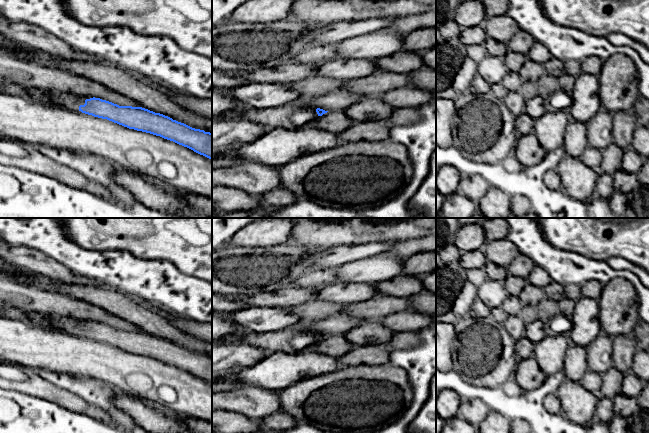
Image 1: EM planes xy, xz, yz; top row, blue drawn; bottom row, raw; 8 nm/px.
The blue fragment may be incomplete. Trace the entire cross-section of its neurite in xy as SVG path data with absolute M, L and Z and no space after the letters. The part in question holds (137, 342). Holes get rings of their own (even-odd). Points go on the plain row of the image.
M55 318L58 330L107 343L129 353L150 357L187 371L212 384L212 357L142 331L119 330L100 322L79 325L70 318Z

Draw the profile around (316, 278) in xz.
M335 268L313 270L295 280L290 287L317 288L339 282Z

